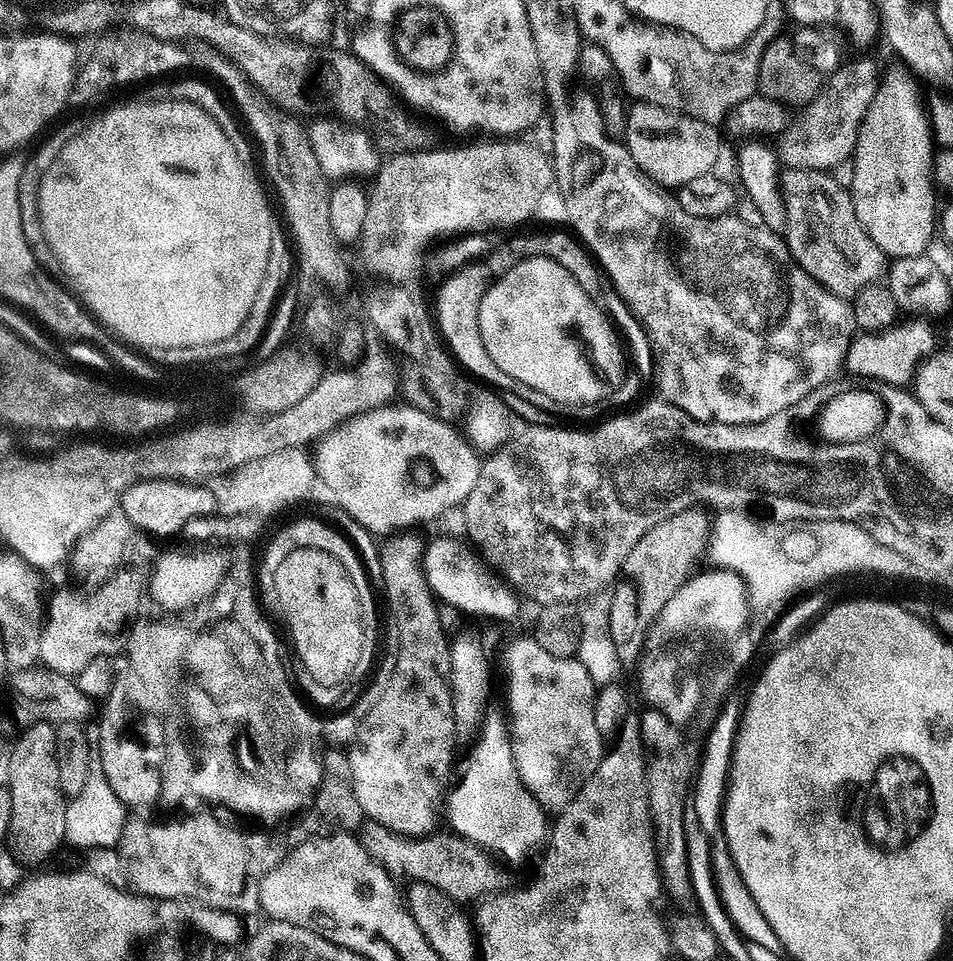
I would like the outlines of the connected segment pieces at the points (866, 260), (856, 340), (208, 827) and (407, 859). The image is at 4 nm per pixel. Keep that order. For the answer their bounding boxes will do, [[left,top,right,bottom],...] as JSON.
[[781,168,886,300],[845,318,934,387],[118,812,282,914],[362,821,496,904]]

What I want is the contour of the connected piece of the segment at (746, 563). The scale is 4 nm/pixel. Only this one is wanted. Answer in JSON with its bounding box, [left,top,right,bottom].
[710,510,886,612]

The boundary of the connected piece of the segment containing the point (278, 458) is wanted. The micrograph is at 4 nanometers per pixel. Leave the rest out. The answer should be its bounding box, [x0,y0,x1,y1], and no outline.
[216,447,318,518]

